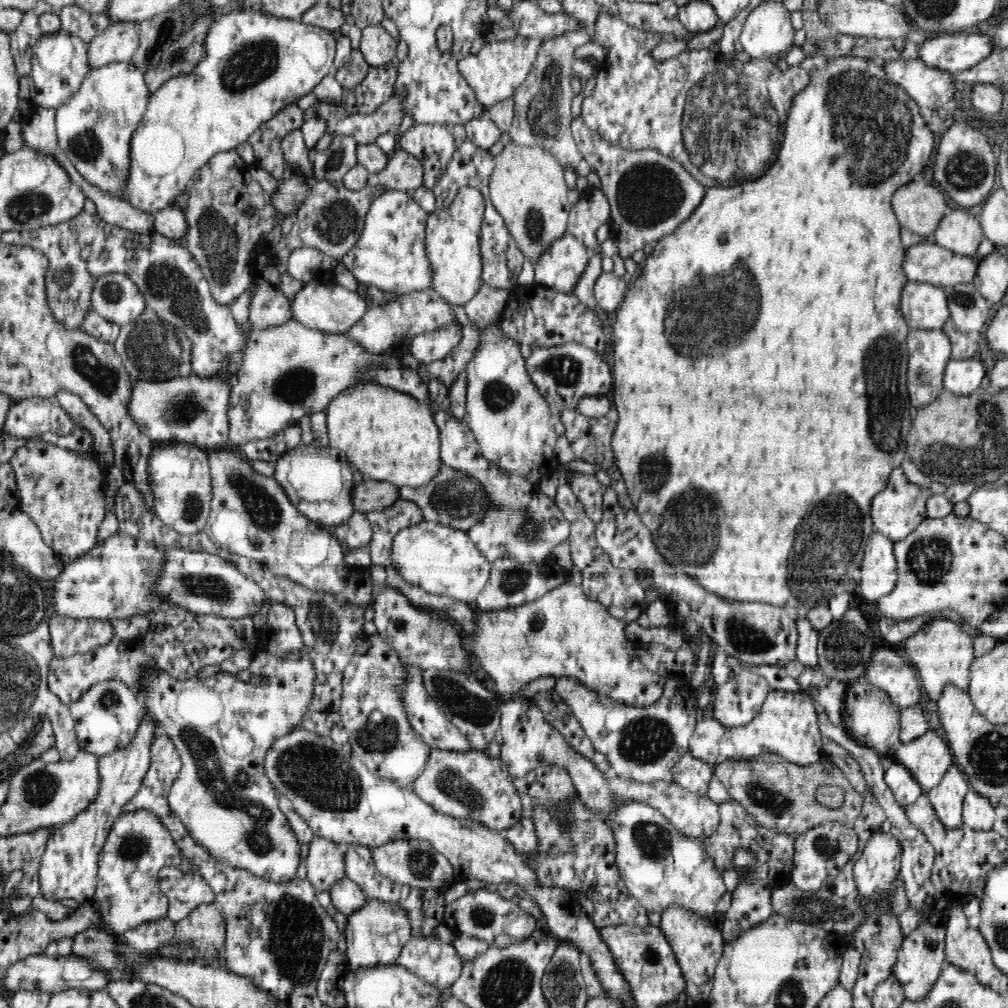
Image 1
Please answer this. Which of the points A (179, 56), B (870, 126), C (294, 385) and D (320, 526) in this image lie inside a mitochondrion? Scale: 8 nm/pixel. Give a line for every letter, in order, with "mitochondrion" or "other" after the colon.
A: mitochondrion
B: mitochondrion
C: mitochondrion
D: other

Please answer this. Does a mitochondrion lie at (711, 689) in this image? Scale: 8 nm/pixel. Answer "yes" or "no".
no

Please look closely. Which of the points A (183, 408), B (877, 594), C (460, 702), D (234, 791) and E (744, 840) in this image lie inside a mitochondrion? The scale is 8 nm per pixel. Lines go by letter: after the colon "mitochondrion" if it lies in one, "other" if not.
A: mitochondrion
B: other
C: mitochondrion
D: mitochondrion
E: other

